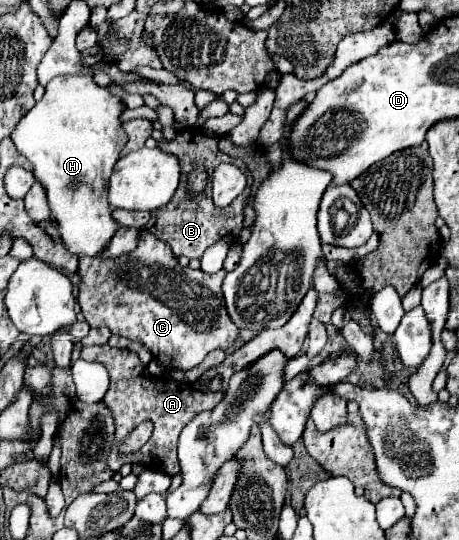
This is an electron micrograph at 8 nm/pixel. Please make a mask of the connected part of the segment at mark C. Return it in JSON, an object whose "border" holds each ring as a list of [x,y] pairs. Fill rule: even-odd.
{"border":[[[141,231],[137,249],[133,253],[127,253],[125,257],[117,257],[113,261],[101,261],[101,255],[79,257],[77,273],[81,275],[79,305],[89,326],[107,327],[115,335],[145,345],[155,357],[155,361],[161,363],[163,367],[193,369],[207,357],[209,351],[229,349],[239,335],[237,325],[231,321],[227,313],[221,291],[221,281],[227,275],[227,271],[221,269],[219,273],[209,275],[203,273],[201,269],[193,271],[191,267],[181,267],[173,253],[169,251],[169,245],[165,245],[147,231]]]}

